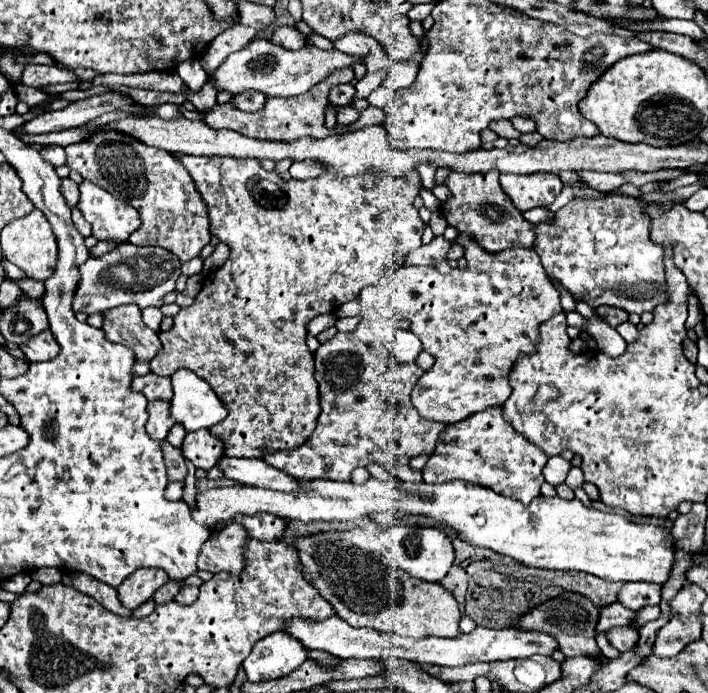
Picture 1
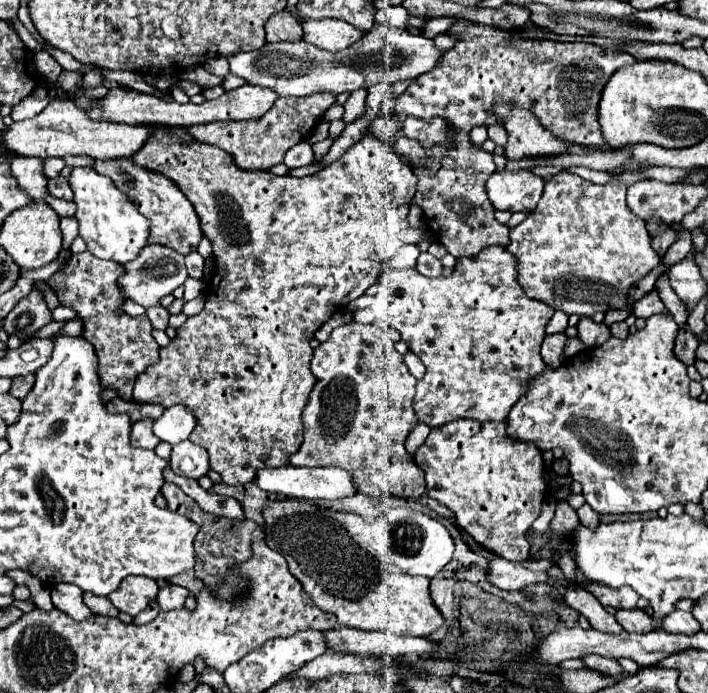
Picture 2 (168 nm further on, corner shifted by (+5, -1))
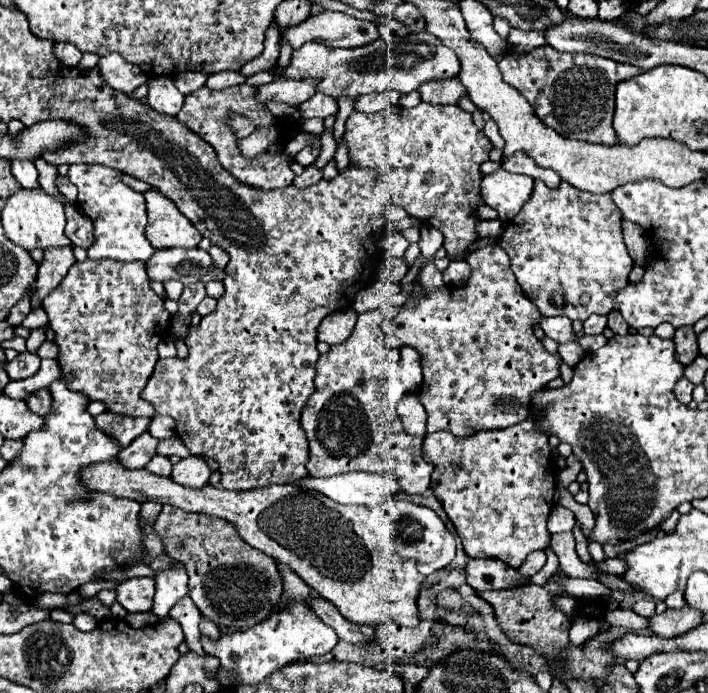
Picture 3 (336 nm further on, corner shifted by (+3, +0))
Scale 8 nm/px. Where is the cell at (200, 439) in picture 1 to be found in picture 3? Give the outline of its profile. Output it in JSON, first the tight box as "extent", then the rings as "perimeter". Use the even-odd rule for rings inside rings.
{"extent":[172,455,212,489],"perimeter":[[[196,455],[182,459],[180,463],[174,465],[174,471],[172,471],[172,479],[190,489],[204,489],[210,483],[210,475],[212,471],[206,465],[206,461]]]}

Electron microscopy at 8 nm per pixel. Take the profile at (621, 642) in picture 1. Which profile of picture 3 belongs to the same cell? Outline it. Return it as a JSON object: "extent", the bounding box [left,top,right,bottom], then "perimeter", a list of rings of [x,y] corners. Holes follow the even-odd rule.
{"extent":[520,551,546,577],"perimeter":[[[534,551],[534,553],[530,553],[530,557],[522,563],[520,573],[522,573],[524,577],[532,577],[532,575],[536,575],[536,573],[544,567],[544,563],[546,563],[546,553],[544,553],[544,551]]]}

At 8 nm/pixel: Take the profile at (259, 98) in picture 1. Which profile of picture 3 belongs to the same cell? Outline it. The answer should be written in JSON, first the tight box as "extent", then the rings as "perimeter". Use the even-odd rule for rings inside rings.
{"extent":[256,79,320,107],"perimeter":[[[274,79],[272,83],[258,87],[256,97],[262,103],[274,99],[274,101],[284,101],[286,105],[298,107],[318,91],[316,89],[318,83],[320,79]]]}

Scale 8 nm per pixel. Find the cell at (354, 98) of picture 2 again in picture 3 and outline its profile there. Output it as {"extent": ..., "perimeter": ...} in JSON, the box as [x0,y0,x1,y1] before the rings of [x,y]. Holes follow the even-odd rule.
{"extent":[334,138,349,173],"perimeter":[[[342,138],[341,143],[337,146],[336,153],[334,156],[336,160],[336,167],[341,173],[349,164],[348,147],[344,138]]]}

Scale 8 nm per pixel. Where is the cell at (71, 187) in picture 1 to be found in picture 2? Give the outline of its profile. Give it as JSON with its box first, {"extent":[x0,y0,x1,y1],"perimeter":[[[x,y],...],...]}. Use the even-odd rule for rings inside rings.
{"extent":[48,176,72,200],"perimeter":[[[56,176],[50,180],[50,186],[48,186],[50,194],[56,196],[56,198],[62,198],[62,200],[72,200],[72,188],[68,184],[68,180],[64,176]]]}

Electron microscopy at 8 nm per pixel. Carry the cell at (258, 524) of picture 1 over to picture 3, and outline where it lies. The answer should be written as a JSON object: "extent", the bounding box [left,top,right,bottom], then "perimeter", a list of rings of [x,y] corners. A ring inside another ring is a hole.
{"extent":[146,455,172,477],"perimeter":[[[156,455],[156,457],[152,457],[152,461],[146,465],[146,469],[148,469],[150,473],[154,473],[154,475],[170,477],[170,473],[172,473],[172,463],[170,463],[168,457],[160,457],[160,455]]]}

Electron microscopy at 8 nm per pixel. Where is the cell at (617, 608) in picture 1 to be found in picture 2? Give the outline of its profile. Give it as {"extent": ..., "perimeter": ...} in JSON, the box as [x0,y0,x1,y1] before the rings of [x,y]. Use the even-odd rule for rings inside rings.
{"extent":[616,610,662,632],"perimeter":[[[618,610],[616,620],[626,632],[650,632],[654,628],[662,628],[662,622],[654,622],[642,610]]]}

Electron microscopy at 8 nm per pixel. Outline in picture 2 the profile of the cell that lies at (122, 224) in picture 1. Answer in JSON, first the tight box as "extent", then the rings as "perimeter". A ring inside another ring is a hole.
{"extent":[68,168,150,264],"perimeter":[[[74,168],[68,182],[74,190],[74,204],[78,206],[78,234],[86,242],[88,252],[118,264],[136,258],[140,248],[146,246],[150,222],[134,208],[134,204],[110,182],[110,178],[98,174],[94,168]]]}

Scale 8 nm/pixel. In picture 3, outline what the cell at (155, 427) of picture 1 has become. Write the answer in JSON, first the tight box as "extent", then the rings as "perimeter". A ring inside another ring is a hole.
{"extent":[120,433,158,469],"perimeter":[[[142,433],[134,439],[126,449],[120,451],[120,465],[126,469],[140,469],[144,467],[156,453],[158,441],[152,439],[148,433]]]}

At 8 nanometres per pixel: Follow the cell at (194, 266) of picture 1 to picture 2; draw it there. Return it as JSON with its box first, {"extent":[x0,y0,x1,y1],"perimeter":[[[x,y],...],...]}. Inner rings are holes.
{"extent":[184,278,204,300],"perimeter":[[[188,278],[184,282],[184,288],[186,288],[184,300],[192,300],[192,298],[196,298],[196,296],[200,296],[204,292],[204,282],[202,280],[196,280],[196,278]]]}

